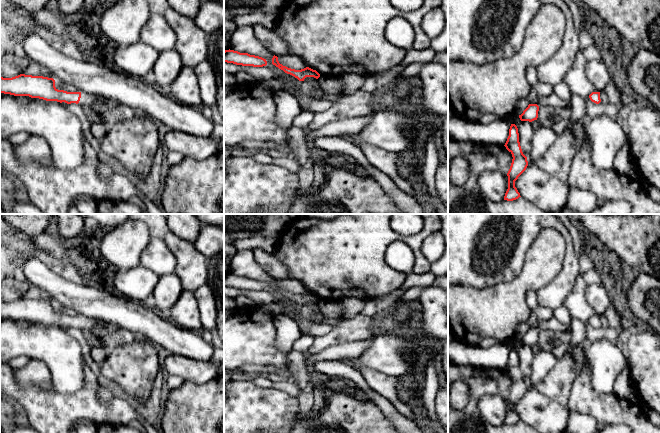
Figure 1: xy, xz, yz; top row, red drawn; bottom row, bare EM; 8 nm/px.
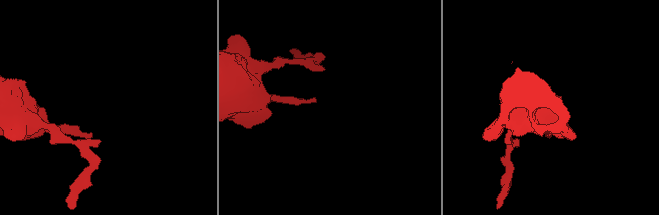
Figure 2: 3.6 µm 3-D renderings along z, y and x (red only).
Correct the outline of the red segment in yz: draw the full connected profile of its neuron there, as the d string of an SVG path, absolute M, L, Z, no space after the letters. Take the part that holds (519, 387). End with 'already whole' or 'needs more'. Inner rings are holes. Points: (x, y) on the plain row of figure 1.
M511 348L509 360L504 370L513 381L510 393L507 397L508 413L505 417L504 424L513 425L521 421L520 417L515 411L515 405L528 390L527 381L523 378L520 370L518 352L515 348Z; already whole

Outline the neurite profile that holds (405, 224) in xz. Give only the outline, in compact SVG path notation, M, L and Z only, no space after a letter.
M393 214L390 227L403 236L414 235L422 230L423 220L418 214Z

